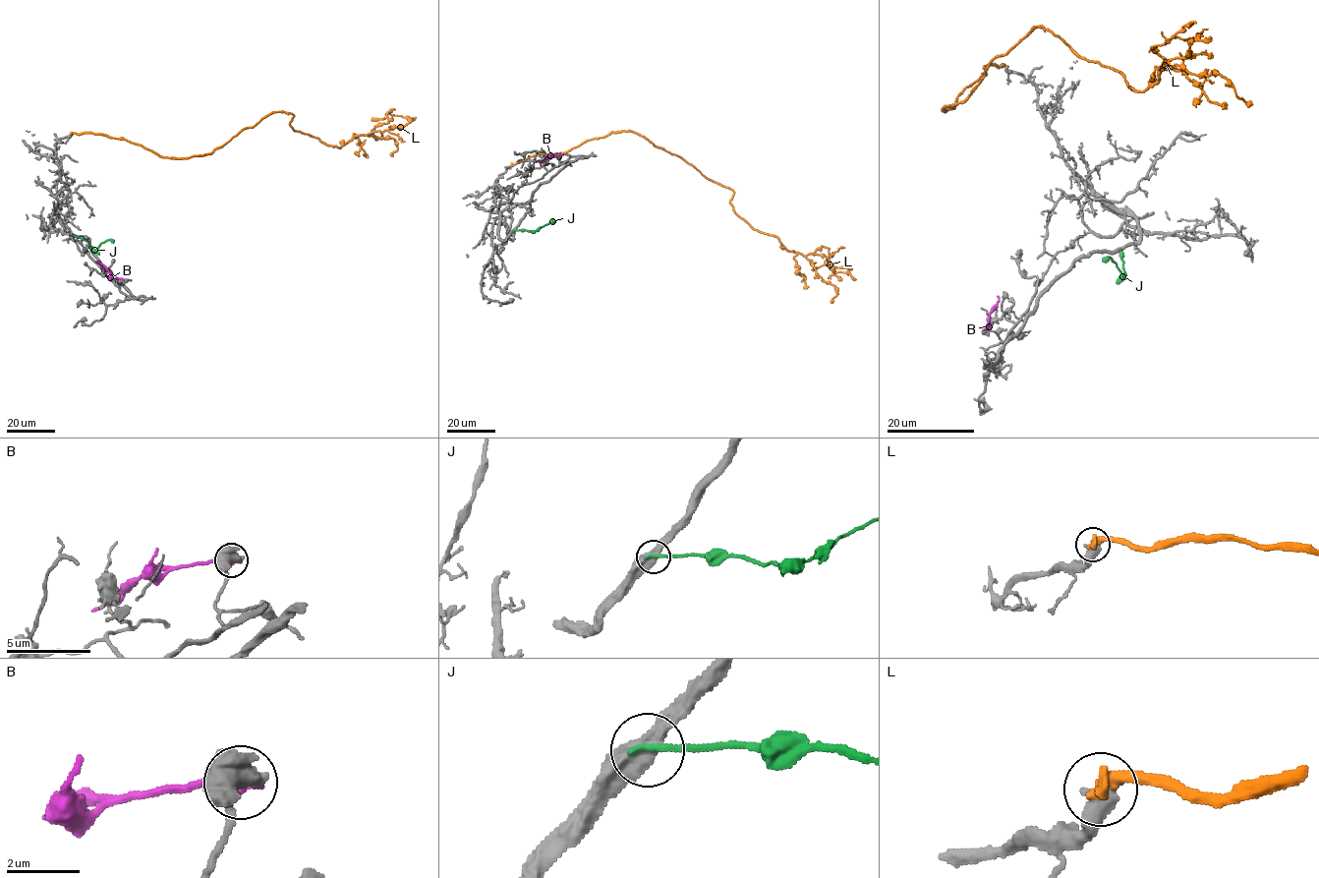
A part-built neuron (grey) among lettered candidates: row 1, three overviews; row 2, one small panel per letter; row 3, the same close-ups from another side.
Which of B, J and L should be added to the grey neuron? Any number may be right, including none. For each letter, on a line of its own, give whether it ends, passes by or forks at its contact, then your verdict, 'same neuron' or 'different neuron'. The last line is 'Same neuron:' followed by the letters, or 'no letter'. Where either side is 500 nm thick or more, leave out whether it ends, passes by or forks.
B: different neuron
J: different neuron
L: different neuron
Same neuron: no letter

